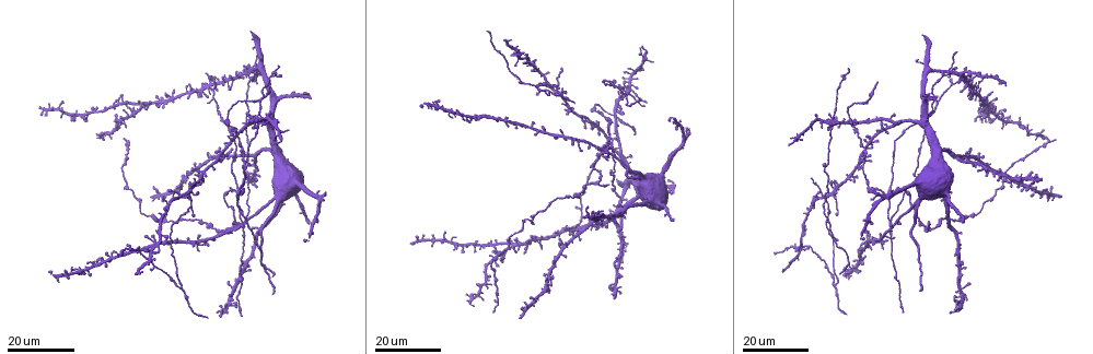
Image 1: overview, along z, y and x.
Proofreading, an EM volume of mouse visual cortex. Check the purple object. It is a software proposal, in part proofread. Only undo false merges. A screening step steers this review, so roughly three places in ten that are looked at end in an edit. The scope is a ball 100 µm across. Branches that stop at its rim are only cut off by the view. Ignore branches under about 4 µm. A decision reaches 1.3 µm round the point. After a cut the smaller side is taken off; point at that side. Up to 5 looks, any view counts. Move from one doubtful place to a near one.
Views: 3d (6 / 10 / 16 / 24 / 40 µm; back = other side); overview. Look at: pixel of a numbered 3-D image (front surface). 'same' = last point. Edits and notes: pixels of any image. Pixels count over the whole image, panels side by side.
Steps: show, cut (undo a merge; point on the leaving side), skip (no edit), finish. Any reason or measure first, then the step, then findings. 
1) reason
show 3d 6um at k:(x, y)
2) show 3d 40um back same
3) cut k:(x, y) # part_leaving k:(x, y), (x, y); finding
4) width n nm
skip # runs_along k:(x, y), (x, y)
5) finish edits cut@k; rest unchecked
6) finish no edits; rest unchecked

show 3d 16um at 1:(948, 73)

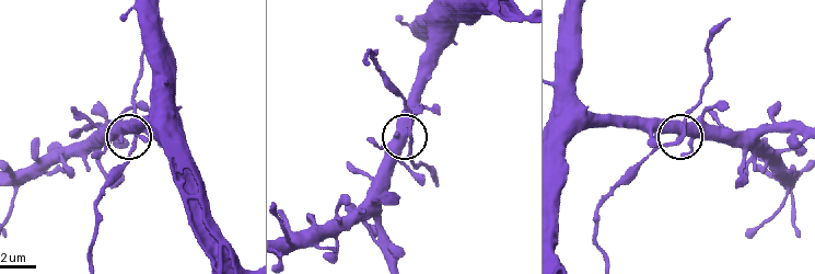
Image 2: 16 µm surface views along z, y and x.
show 3d 10um at 2:(403, 141)

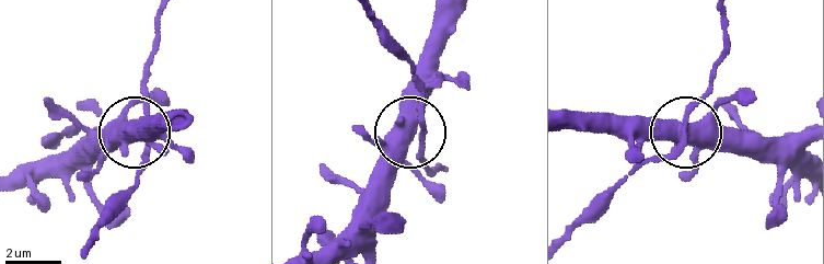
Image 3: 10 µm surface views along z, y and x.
arms 5
skip # runs_along 3:(462, 14), (412, 132), (421, 137), (421, 167); one neuron here

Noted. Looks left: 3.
two arms in line, one across
show 3d 24um at 1:(242, 222)

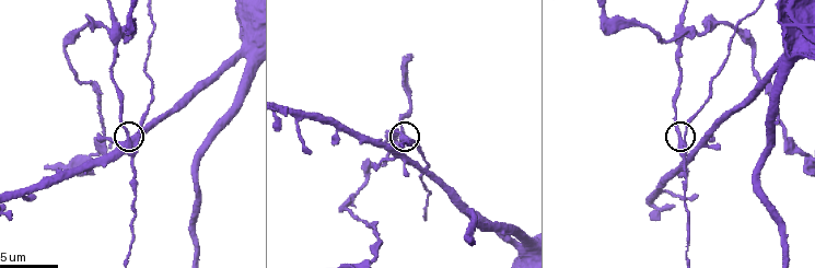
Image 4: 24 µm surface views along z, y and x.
show 3d 6um at 4:(681, 141)

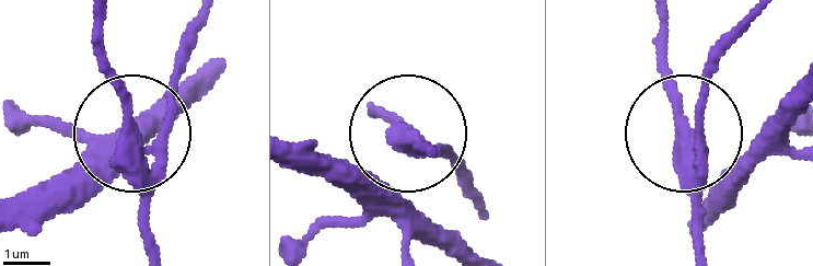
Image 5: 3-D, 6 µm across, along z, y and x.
arms 3
skip # runs_along 5:(205, 14), (165, 120), (138, 143), (150, 250); one neuron here

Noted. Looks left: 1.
finish no edits; rest unchecked

